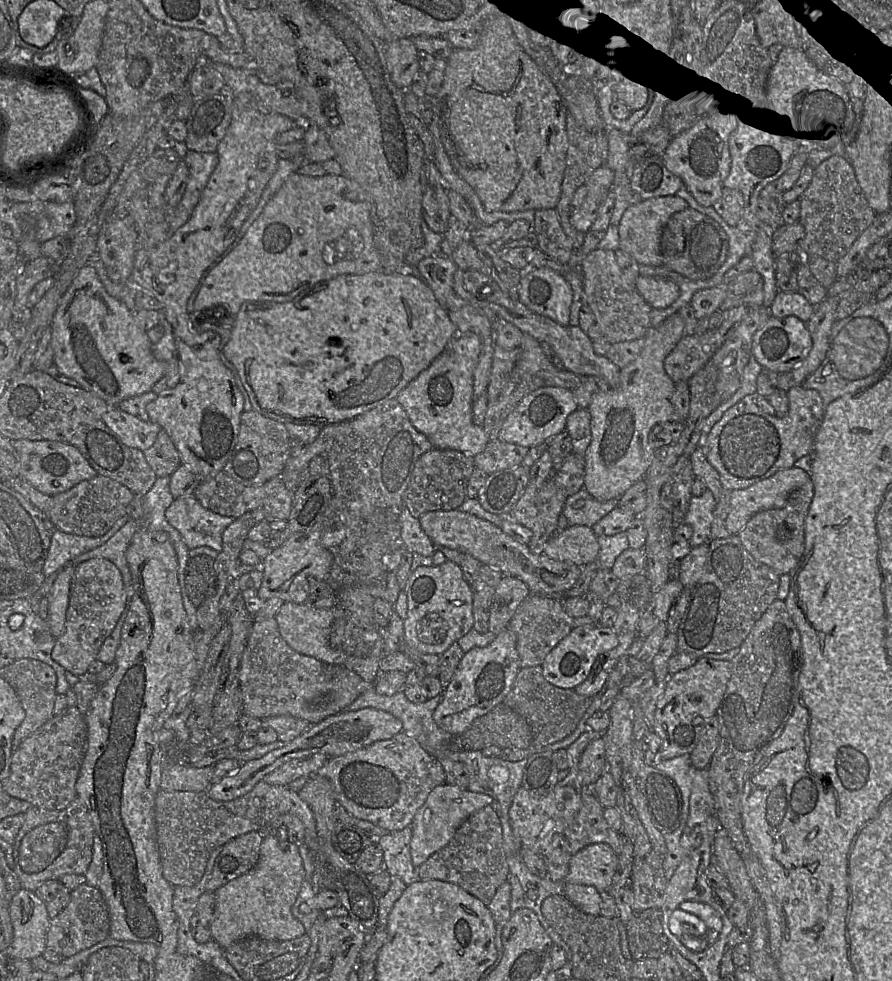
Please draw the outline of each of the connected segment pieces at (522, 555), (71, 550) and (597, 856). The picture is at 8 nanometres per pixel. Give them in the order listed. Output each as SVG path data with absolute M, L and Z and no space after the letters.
M455 510L429 511L418 518L422 530L434 544L473 556L481 564L499 570L502 575L516 577L529 588L530 594L551 595L565 593L578 581L581 567L552 559L542 552L533 552L499 527L470 513Z
M127 515L119 518L107 533L99 537L79 536L56 529L51 538L42 573L46 578L58 573L79 555L103 545L129 520Z
M605 843L590 844L573 854L566 883L593 886L607 892L616 873L619 855Z

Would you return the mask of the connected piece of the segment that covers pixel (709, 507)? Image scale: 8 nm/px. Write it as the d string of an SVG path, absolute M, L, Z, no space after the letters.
M708 489L699 497L691 497L689 508L683 521L683 524L691 526L693 530L689 541L691 548L709 544L712 540L711 524L715 507L714 496Z

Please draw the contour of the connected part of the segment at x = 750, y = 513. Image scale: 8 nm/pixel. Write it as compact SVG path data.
M791 467L745 489L730 492L730 509L726 518L728 532L737 535L755 514L782 508L790 494L803 486L809 478L809 473Z

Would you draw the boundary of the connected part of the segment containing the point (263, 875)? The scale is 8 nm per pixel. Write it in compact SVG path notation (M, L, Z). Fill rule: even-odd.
M266 836L260 845L256 865L214 891L214 918L208 927L212 940L226 948L252 935L265 940L286 941L306 934L308 930L292 913L303 881L308 880L298 843L283 842L276 836Z

